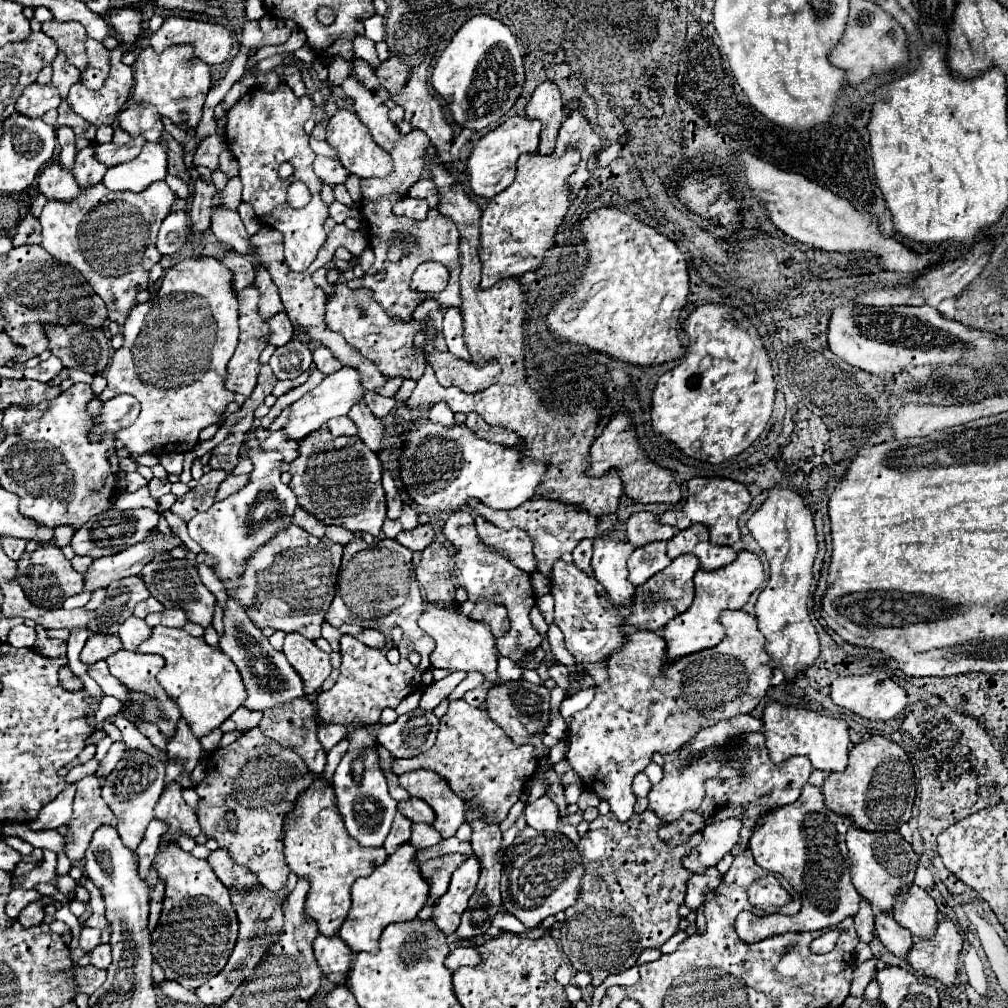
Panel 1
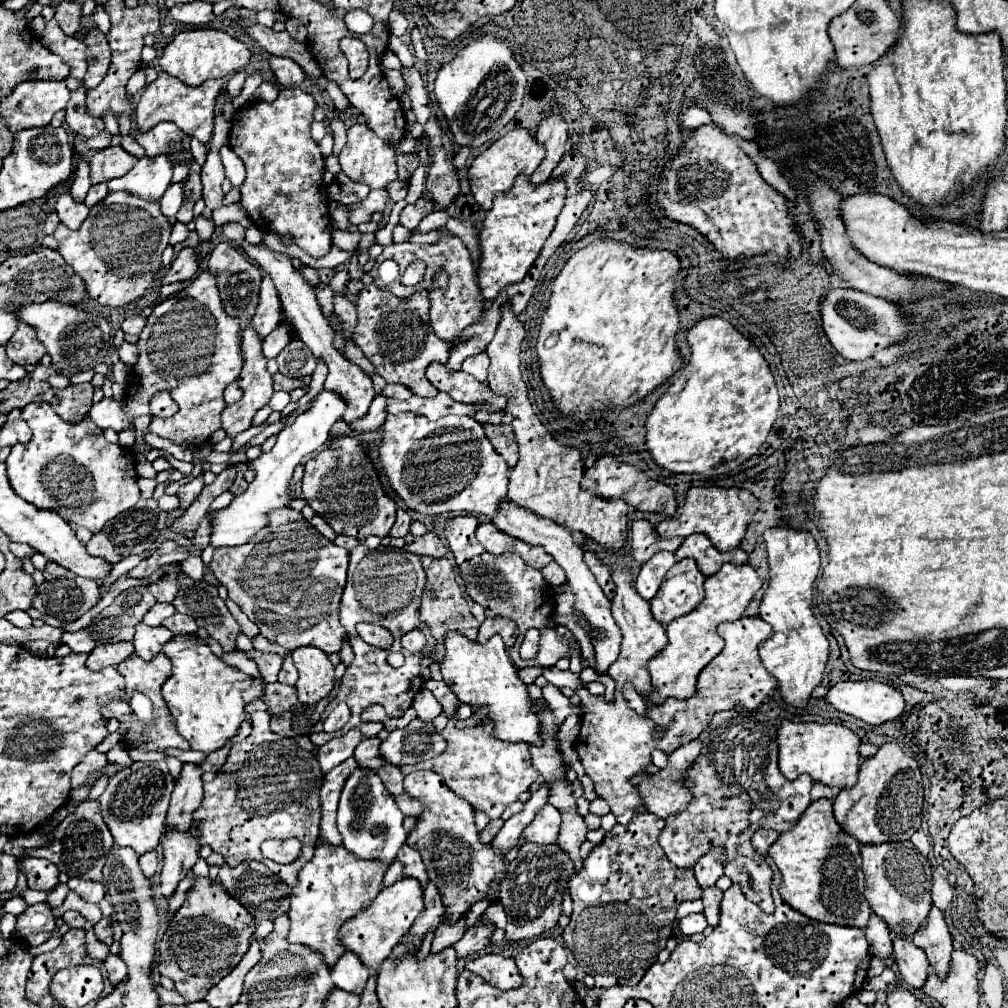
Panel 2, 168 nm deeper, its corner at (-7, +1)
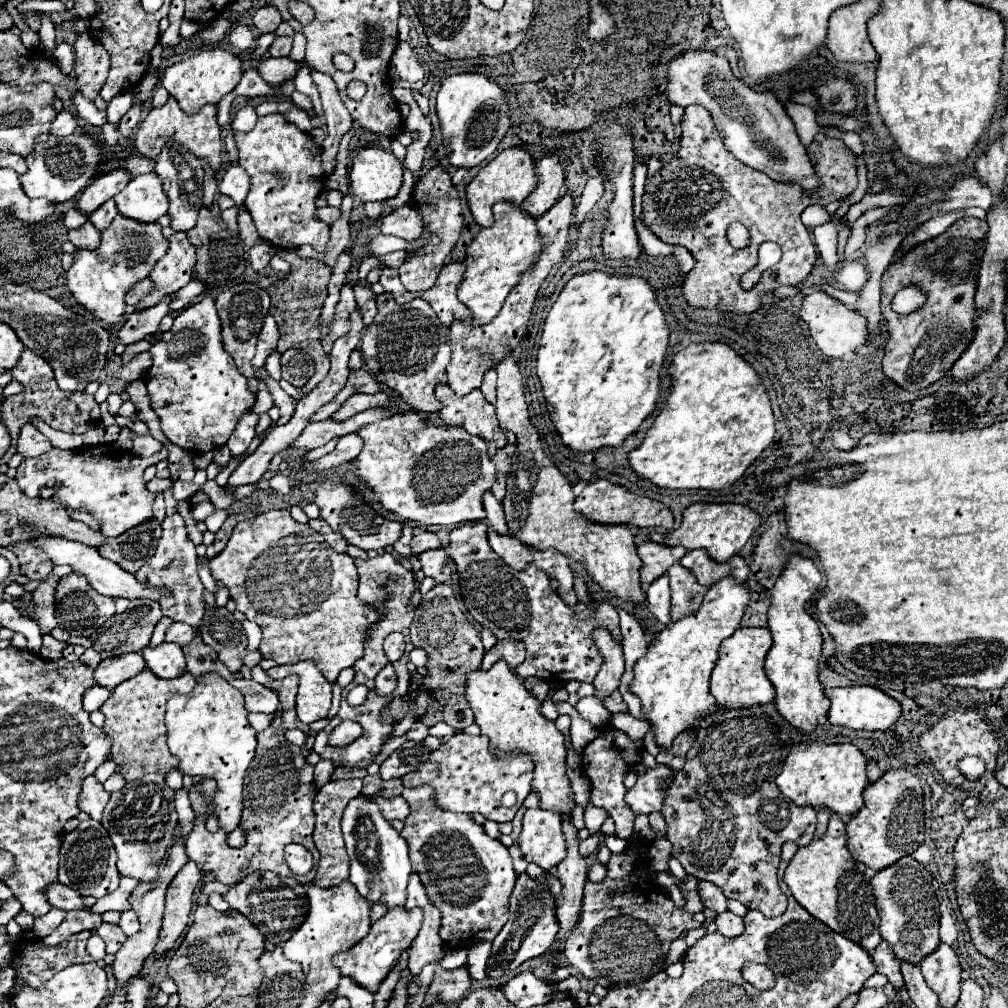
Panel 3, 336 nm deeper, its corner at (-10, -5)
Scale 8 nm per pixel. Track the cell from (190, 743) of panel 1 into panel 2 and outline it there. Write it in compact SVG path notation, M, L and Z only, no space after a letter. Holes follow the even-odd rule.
M184 764L182 774L170 798L170 808L166 816L166 826L178 826L186 830L192 820L192 812L202 802L202 768L198 764Z

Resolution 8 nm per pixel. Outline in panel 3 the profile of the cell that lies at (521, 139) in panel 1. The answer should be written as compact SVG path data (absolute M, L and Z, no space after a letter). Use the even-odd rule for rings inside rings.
M507 148L499 152L487 166L479 170L479 174L469 182L467 186L467 202L475 216L475 222L479 226L491 226L493 224L493 212L491 206L499 200L513 200L521 204L525 196L535 188L537 184L537 172L535 172L535 160L529 152L523 148Z

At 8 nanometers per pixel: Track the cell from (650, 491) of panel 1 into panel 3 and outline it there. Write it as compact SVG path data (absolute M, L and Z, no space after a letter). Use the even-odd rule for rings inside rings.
M595 480L585 486L585 490L577 496L575 500L577 512L583 512L589 520L599 522L599 524L629 524L629 526L655 526L655 528L673 528L673 514L671 510L647 496L631 494L625 486L611 484L609 480Z

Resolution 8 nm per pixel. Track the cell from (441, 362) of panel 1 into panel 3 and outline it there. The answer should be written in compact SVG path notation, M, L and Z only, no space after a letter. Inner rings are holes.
M437 384L435 396L443 402L443 424L459 424L469 430L469 434L479 434L485 440L493 440L497 448L507 444L505 430L499 428L495 418L495 406L485 400L481 390L473 390L467 396L457 396L447 384Z

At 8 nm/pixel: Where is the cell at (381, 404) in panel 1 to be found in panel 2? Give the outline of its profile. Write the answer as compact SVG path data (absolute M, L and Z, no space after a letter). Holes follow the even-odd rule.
M378 394L378 396L372 400L372 404L370 404L366 416L360 418L360 420L354 420L352 428L354 428L356 432L372 432L372 430L378 430L378 428L382 426L384 418L386 418L386 398Z

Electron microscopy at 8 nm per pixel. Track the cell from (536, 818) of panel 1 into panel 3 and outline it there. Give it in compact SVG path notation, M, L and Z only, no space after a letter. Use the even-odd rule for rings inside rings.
M527 810L519 834L519 848L527 862L535 862L543 870L561 862L565 856L561 816L547 810Z

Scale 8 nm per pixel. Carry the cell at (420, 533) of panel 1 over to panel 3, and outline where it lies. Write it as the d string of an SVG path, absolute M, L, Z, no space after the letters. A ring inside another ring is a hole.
M443 548L421 552L419 562L421 562L421 570L425 572L425 576L431 576L435 582L447 582L449 580L449 574L451 574L449 556L445 554Z

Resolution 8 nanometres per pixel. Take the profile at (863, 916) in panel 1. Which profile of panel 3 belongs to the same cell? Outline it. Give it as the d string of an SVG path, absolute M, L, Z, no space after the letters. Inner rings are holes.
M881 940L881 944L873 950L873 962L877 966L877 972L879 974L885 974L889 978L889 982L899 990L903 988L903 976L901 976L901 970L899 970L899 960L897 956L893 956L893 950L889 948L887 940Z

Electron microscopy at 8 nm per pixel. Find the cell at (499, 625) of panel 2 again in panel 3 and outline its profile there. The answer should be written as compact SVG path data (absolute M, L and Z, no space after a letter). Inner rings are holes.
M497 640L497 644L489 652L485 652L481 668L491 668L499 658L515 668L525 660L525 646L519 640Z

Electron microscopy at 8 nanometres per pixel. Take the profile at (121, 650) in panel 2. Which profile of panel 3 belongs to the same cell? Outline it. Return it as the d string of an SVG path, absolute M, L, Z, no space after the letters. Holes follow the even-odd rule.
M139 652L121 654L115 658L105 658L95 668L95 682L105 688L115 688L117 684L133 678L145 668L145 660Z

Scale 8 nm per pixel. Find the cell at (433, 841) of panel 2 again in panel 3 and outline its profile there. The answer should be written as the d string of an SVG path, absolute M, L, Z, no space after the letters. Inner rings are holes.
M429 784L405 788L403 798L411 806L411 814L405 820L405 828L401 836L405 836L409 844L409 858L413 870L419 874L423 886L427 888L429 900L441 910L441 938L449 946L471 946L481 940L493 940L501 926L507 920L509 912L509 896L515 886L515 870L511 864L509 850L495 838L489 838L485 828L477 824L471 814L457 814L439 808L437 800L433 798L435 790Z

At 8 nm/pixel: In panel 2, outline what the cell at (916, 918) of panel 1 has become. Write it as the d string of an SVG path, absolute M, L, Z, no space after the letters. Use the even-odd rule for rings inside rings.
M932 906L926 924L920 926L912 942L914 946L926 952L928 962L934 968L934 974L938 974L938 978L946 978L950 968L950 954L954 948L952 948L952 936L944 922L944 914L936 906Z

